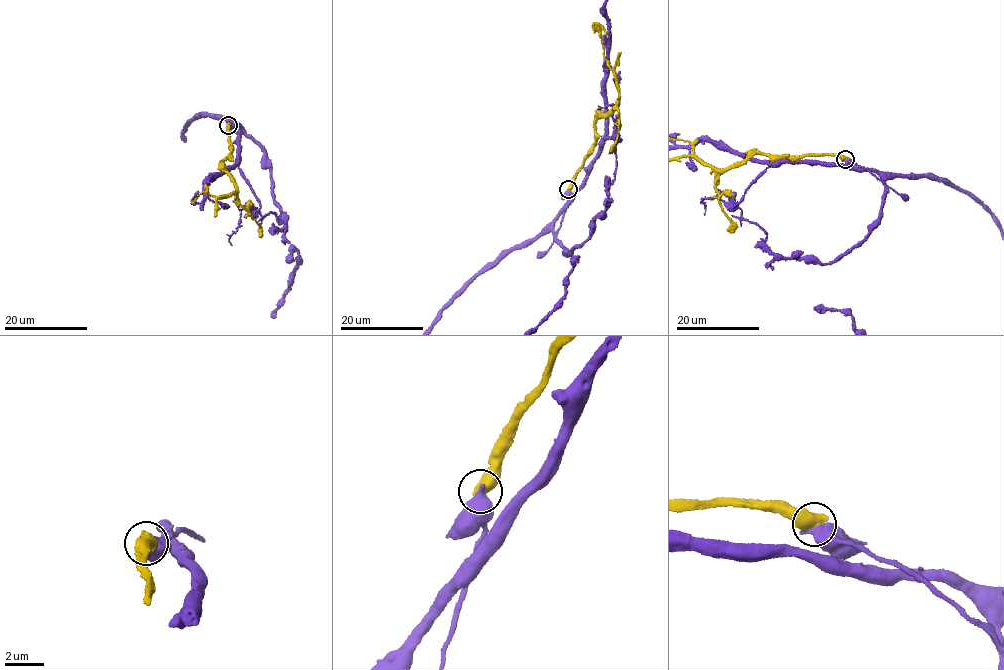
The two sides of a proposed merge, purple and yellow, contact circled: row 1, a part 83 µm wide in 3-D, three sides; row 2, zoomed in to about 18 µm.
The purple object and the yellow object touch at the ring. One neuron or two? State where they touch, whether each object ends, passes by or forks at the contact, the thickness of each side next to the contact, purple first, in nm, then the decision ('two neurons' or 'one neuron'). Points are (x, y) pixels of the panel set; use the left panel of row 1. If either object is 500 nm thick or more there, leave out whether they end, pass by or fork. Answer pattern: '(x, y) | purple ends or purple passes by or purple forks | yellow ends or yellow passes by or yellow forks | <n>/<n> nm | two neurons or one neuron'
(228, 125) | 700/750 nm | two neurons

